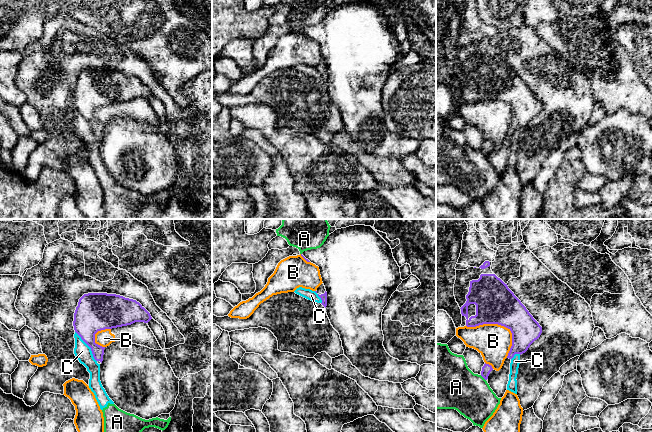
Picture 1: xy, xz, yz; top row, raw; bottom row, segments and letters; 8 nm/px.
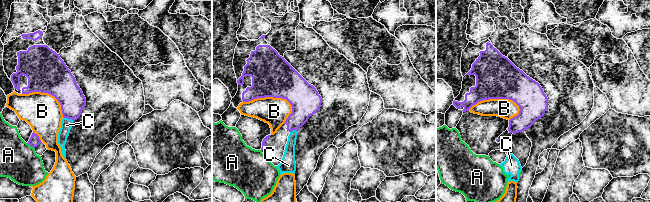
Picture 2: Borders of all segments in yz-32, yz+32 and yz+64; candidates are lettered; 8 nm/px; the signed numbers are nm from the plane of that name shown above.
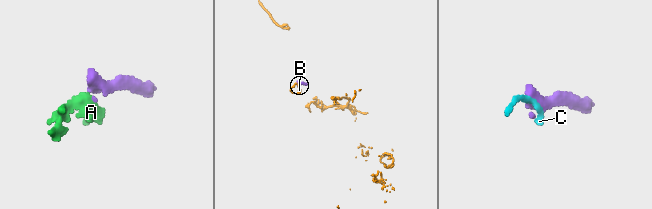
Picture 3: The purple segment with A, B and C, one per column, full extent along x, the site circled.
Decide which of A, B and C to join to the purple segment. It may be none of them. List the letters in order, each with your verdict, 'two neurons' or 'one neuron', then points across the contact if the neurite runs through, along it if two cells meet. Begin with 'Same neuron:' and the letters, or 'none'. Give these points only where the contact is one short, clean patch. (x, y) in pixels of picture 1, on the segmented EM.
Same neuron: none
A: two neurons; border along yz (480, 375), (485, 380)
B: two neurons
C: two neurons

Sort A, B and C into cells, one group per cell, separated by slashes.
A C / B

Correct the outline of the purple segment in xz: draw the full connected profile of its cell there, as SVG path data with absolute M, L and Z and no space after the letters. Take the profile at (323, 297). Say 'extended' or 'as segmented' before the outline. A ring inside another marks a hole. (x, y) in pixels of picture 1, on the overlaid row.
extended; M322 283L318 288L317 288L317 294L318 296L321 298L322 300L322 305L326 308L327 306L327 292L326 292L326 289L325 289L325 286L324 284Z

